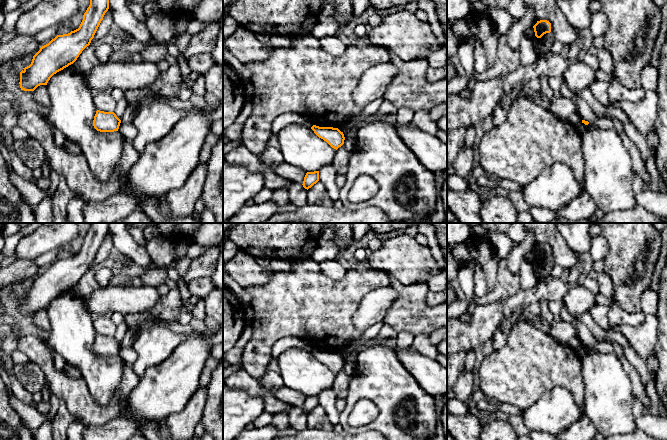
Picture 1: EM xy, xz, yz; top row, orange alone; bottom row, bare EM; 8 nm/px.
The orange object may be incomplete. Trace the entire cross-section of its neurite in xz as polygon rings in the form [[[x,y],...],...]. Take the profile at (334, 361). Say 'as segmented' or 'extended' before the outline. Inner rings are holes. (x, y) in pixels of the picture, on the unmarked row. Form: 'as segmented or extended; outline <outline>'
as segmented; outline [[[313,349],[311,353],[319,362],[326,365],[332,372],[336,374],[344,368],[344,358],[338,352],[319,351]]]

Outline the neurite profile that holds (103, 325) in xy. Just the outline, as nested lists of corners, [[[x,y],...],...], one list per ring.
[[[98,315],[93,319],[93,327],[97,334],[104,336],[114,336],[117,326],[112,322],[110,316]]]

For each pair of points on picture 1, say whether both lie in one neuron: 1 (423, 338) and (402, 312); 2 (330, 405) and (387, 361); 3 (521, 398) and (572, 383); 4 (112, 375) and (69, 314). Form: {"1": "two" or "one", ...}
{"1": "two", "2": "two", "3": "one", "4": "one"}

